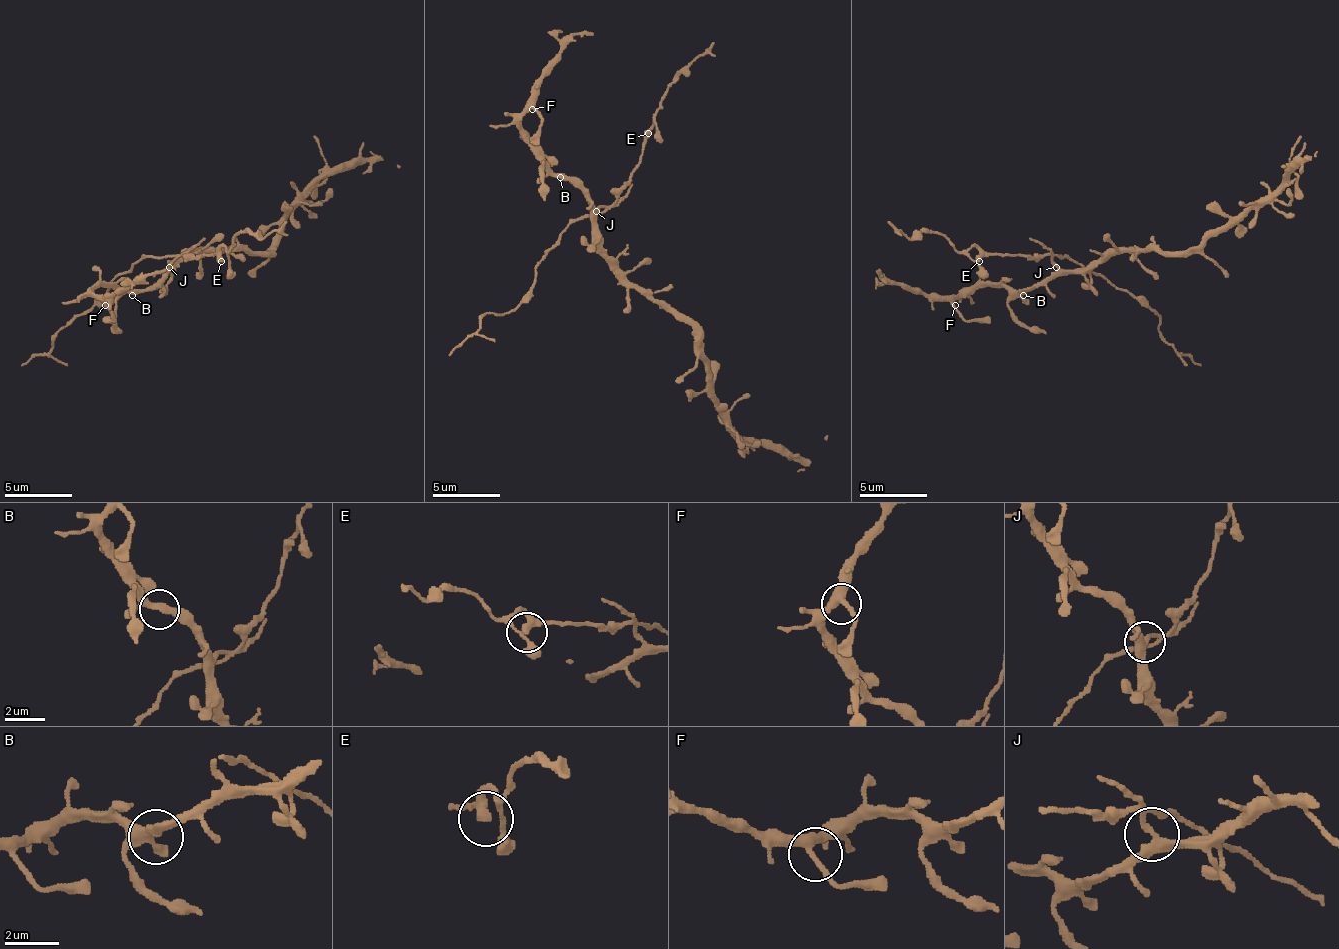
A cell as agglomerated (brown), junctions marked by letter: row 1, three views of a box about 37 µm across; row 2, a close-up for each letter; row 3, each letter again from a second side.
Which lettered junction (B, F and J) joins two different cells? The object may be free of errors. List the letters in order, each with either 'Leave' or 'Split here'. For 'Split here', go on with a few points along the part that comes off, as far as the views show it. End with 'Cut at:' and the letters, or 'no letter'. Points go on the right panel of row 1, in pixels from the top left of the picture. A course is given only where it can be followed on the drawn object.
B: Leave
F: Leave
J: Split here. Course of the part to remove: (1057, 268), (1057, 257), (1070, 257), (1108, 281), (1139, 295), (1159, 315), (1166, 342), (1200, 366)
Cut at: J

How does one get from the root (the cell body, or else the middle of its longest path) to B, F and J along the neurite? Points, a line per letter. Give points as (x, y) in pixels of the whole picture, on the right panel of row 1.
B: (1122, 251), (1108, 254), (1091, 271), (1057, 271), (1023, 295)
F: (1122, 251), (1108, 254), (1091, 271), (1057, 271), (1019, 291), (1009, 291), (1002, 285), (975, 285), (955, 305)
J: (1122, 251), (1108, 254), (1091, 271), (1060, 271), (1057, 268)

